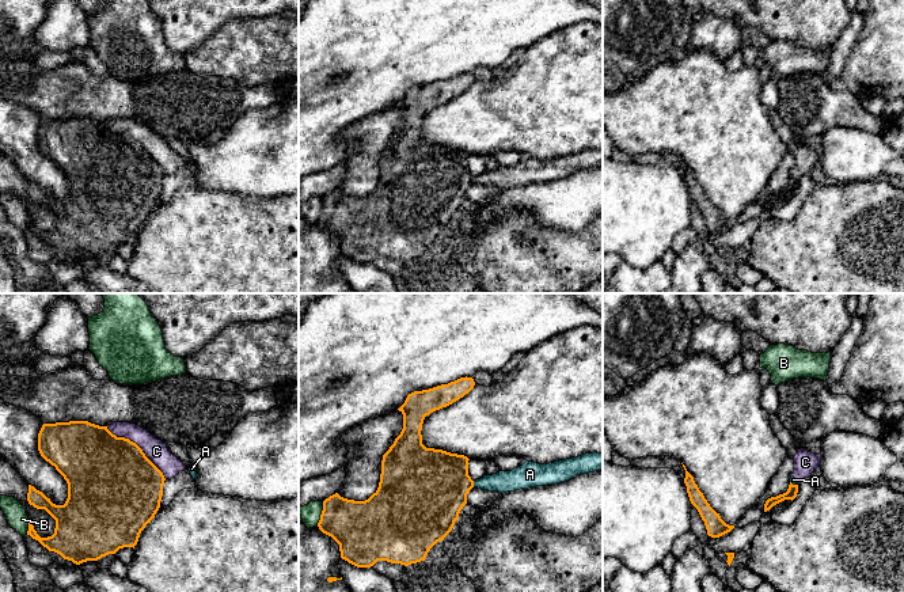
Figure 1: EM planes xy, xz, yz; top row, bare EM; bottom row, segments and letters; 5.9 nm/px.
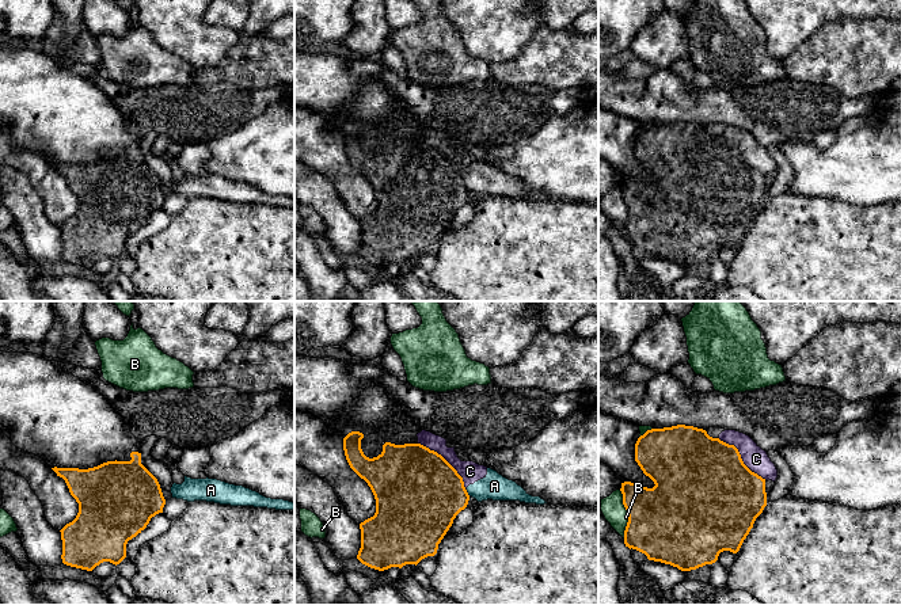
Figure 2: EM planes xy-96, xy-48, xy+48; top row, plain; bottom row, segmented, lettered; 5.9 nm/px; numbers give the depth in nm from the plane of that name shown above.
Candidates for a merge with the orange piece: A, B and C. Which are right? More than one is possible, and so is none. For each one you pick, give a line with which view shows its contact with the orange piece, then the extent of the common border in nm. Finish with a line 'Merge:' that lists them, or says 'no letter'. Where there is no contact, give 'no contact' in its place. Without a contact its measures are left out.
Merge: no letter

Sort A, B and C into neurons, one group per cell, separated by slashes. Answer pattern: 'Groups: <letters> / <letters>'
Groups: A C / B

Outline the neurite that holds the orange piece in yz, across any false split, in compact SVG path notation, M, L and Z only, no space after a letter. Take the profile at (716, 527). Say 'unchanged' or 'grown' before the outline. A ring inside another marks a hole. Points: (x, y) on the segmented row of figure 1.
unchanged; M683 464L685 470L685 478L684 483L687 486L687 493L690 497L691 504L698 509L702 520L704 521L707 535L711 538L719 538L728 532L730 532L734 525L726 524L719 513L717 513L707 500L704 498L703 493L699 490L698 485L694 481L694 477L687 471L685 466Z

